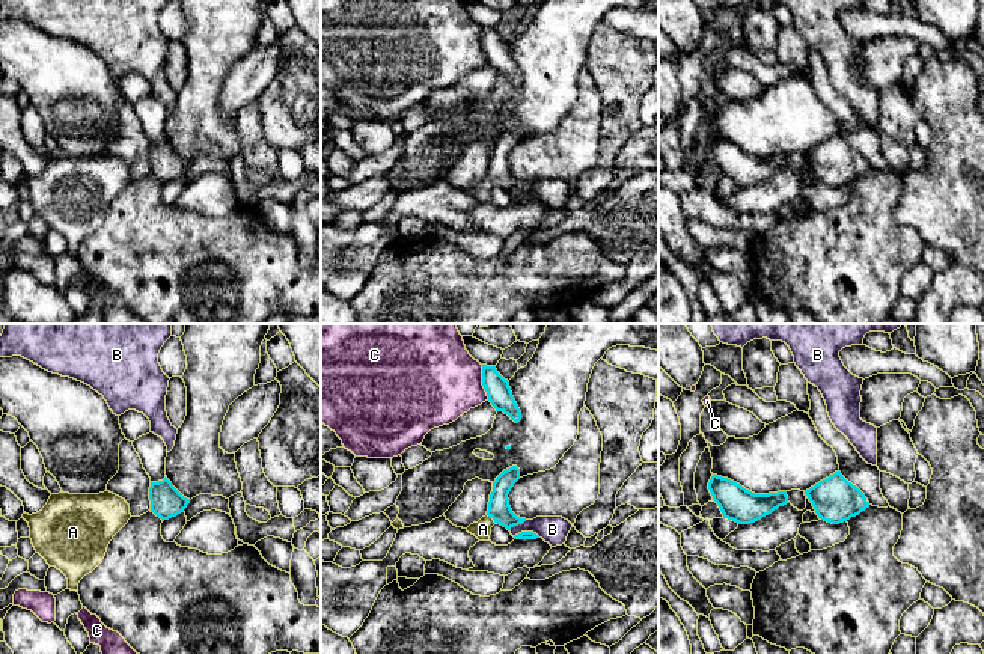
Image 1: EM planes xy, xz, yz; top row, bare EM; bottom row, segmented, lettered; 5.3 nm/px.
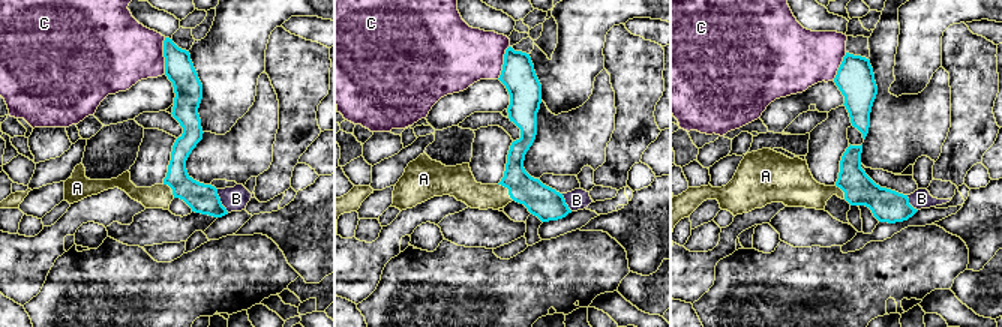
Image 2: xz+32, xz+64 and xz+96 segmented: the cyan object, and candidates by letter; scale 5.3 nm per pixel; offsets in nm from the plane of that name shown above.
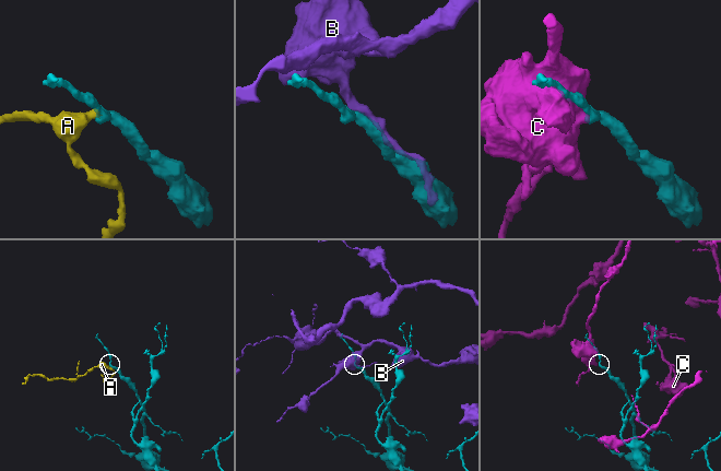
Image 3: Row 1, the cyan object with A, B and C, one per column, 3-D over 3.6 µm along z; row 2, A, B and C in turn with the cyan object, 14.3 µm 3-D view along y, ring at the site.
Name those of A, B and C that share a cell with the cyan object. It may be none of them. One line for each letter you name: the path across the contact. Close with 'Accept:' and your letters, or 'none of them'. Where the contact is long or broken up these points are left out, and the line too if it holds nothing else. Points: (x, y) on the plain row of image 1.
A: runs through xz (499, 172), (492, 180), (482, 192)
Accept: A

